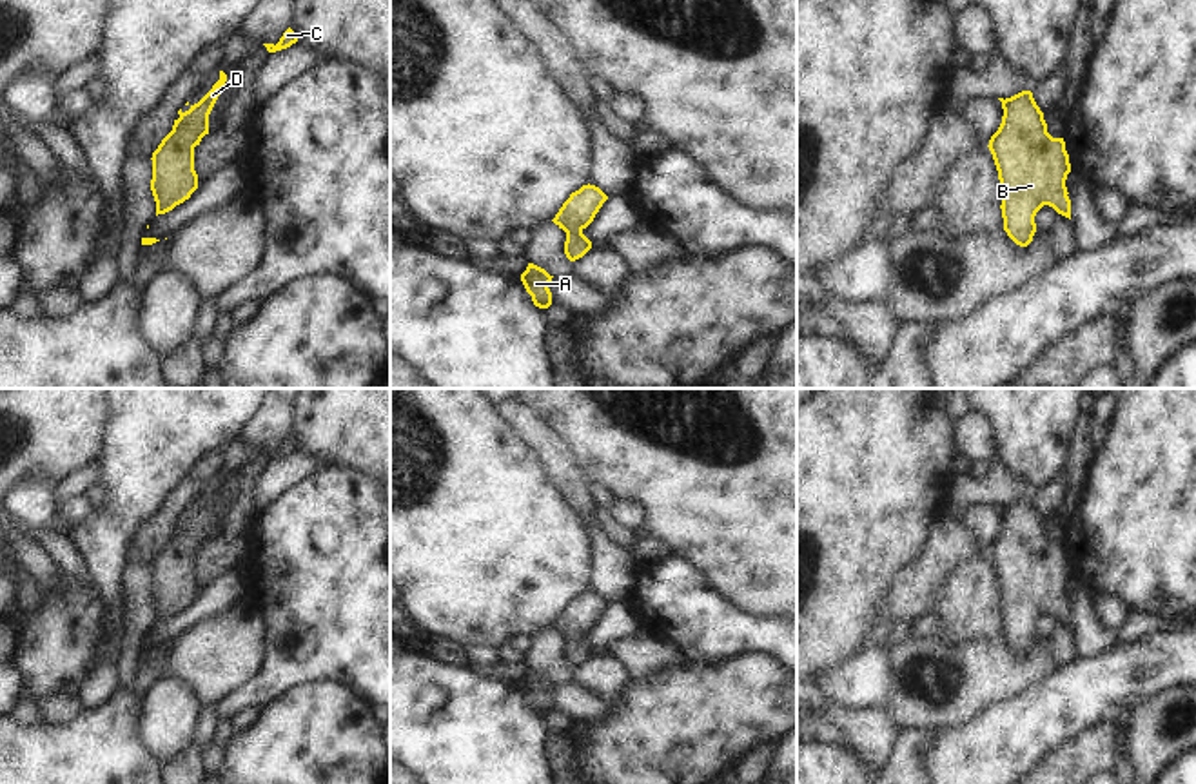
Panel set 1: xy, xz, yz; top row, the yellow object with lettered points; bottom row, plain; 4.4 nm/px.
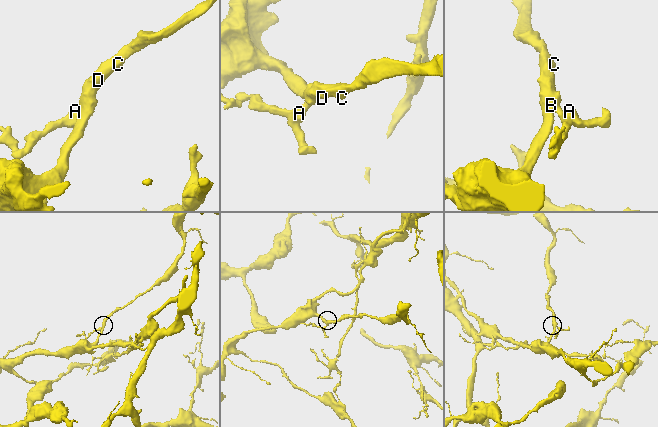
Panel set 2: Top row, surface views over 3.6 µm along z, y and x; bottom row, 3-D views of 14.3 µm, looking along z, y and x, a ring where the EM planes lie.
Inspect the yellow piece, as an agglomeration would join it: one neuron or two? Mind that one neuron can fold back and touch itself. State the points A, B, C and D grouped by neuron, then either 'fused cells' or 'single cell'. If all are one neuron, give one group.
A B C D | single cell

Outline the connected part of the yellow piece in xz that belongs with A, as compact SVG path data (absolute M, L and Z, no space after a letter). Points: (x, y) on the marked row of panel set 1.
M528 263L526 270L521 274L521 281L526 292L532 296L532 301L539 309L548 309L552 305L552 292L548 283L554 276L550 276L544 269Z

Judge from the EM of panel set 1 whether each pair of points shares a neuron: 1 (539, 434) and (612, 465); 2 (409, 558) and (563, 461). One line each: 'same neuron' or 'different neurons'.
1: different neurons
2: different neurons

